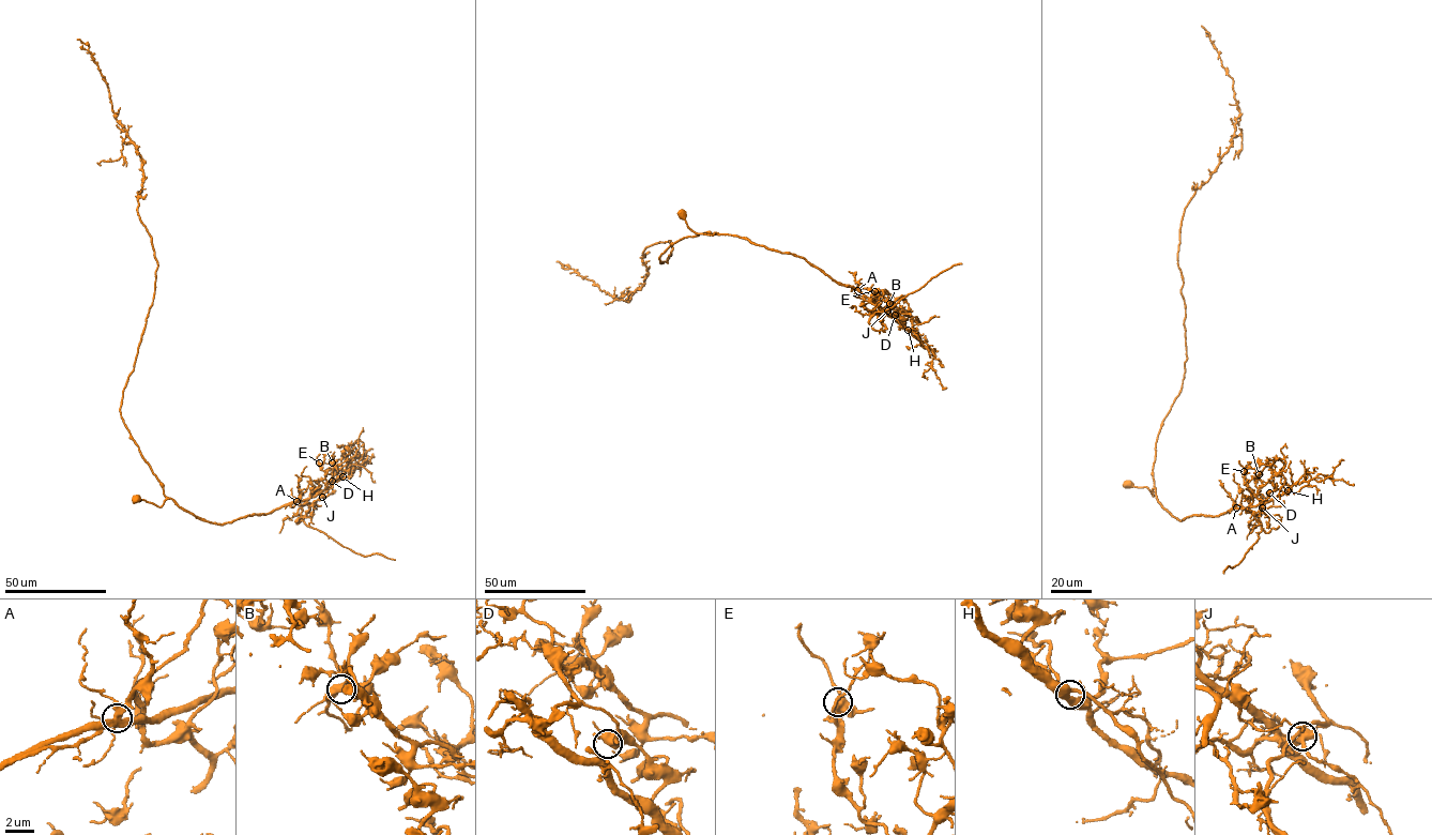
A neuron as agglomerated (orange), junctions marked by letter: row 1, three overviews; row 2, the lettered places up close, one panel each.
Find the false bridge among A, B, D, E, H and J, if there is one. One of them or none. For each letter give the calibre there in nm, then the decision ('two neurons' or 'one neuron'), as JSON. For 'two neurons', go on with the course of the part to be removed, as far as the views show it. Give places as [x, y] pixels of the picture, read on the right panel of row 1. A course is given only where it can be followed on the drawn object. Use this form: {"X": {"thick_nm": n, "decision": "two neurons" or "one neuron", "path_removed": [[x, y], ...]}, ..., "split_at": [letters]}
{"A": {"thick_nm": 480, "decision": "two neurons", "path_removed": [[1236, 507], [1239, 504], [1261, 525], [1259, 517], [1263, 502], [1258, 490], [1271, 477], [1271, 469], [1258, 457]]}, "B": {"thick_nm": 400, "decision": "one neuron"}, "D": {"thick_nm": 480, "decision": "one neuron"}, "E": {"thick_nm": 440, "decision": "one neuron"}, "H": {"thick_nm": 400, "decision": "one neuron"}, "J": {"thick_nm": 440, "decision": "one neuron"}, "split_at": ["A"]}

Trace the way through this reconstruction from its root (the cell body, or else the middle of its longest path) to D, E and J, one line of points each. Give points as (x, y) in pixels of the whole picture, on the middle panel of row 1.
D: (683, 214), (697, 233), (737, 236), (803, 257), (895, 315)
E: (683, 214), (697, 233), (737, 236), (803, 257), (884, 312), (890, 308), (883, 291), (874, 291)
J: (683, 214), (687, 225), (697, 233), (737, 236), (756, 244), (803, 257), (837, 282), (855, 287), (887, 310)

